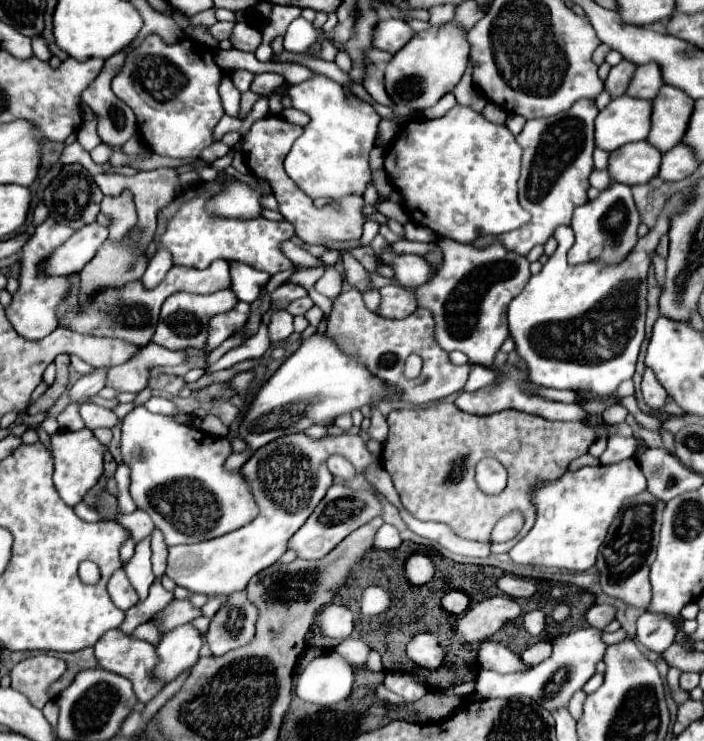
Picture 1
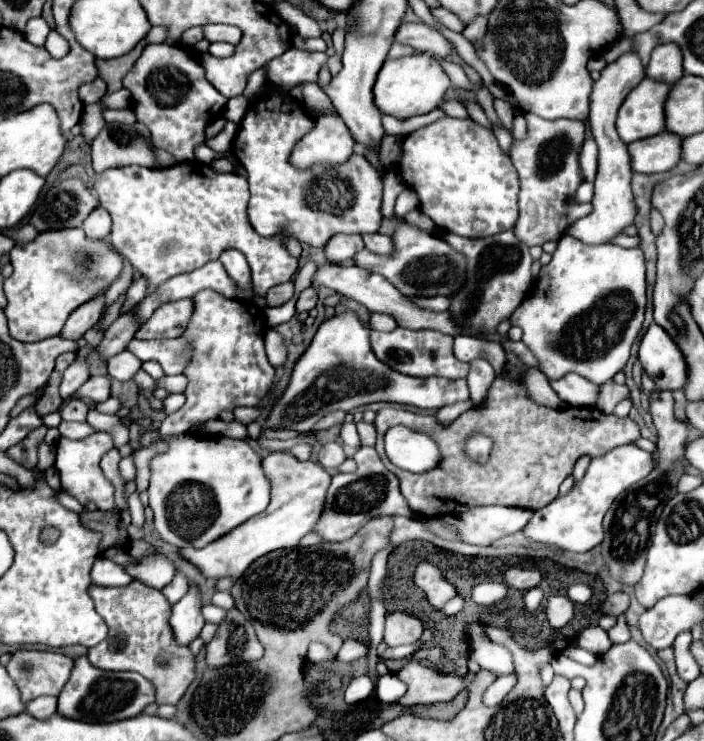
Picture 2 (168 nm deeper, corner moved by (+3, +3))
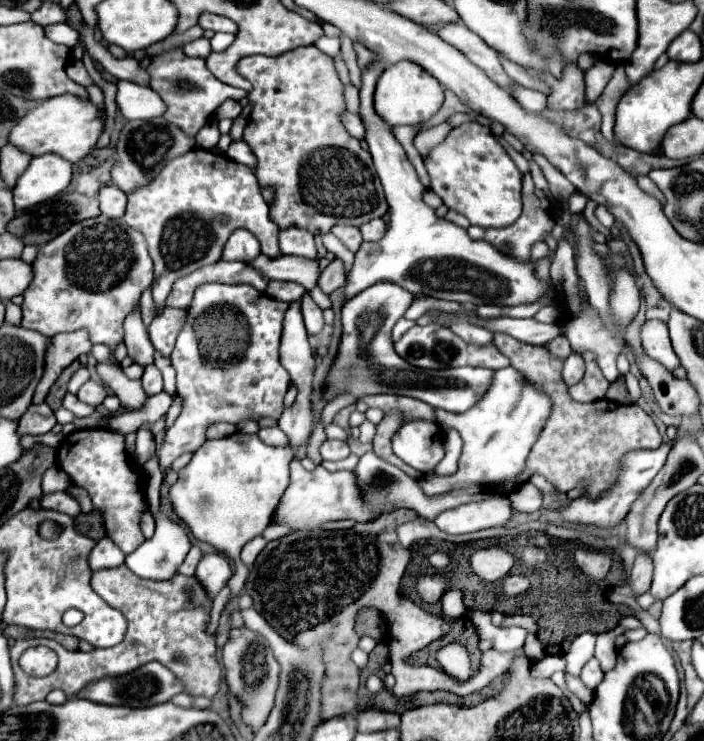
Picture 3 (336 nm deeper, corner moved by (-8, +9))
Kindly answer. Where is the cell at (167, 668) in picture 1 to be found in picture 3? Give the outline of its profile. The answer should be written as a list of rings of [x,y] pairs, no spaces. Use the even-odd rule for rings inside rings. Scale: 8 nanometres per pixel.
[[[207,554],[201,558],[195,578],[199,580],[199,584],[205,588],[207,598],[215,598],[219,594],[219,590],[227,584],[227,580],[231,578],[231,568],[229,568],[229,560],[223,554]]]

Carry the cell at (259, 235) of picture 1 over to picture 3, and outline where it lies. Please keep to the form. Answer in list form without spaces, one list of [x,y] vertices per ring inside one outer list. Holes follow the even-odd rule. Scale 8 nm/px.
[[[193,148],[177,156],[163,166],[151,184],[127,192],[127,212],[123,220],[145,236],[149,256],[153,258],[155,316],[163,312],[173,282],[205,264],[221,260],[223,244],[239,228],[249,230],[259,240],[263,256],[281,256],[277,242],[279,230],[269,220],[269,208],[263,196],[259,196],[253,170],[203,148]]]

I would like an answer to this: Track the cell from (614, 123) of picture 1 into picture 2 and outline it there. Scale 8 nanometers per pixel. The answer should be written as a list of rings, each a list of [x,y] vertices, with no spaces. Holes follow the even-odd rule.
[[[644,78],[622,102],[618,110],[616,130],[624,144],[660,134],[664,130],[664,104],[672,84]]]

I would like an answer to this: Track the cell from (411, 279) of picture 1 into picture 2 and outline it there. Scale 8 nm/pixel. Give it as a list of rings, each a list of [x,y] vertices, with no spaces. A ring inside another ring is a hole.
[[[374,232],[374,234],[362,234],[362,240],[364,240],[364,248],[368,248],[374,254],[392,252],[392,238],[390,236]]]

